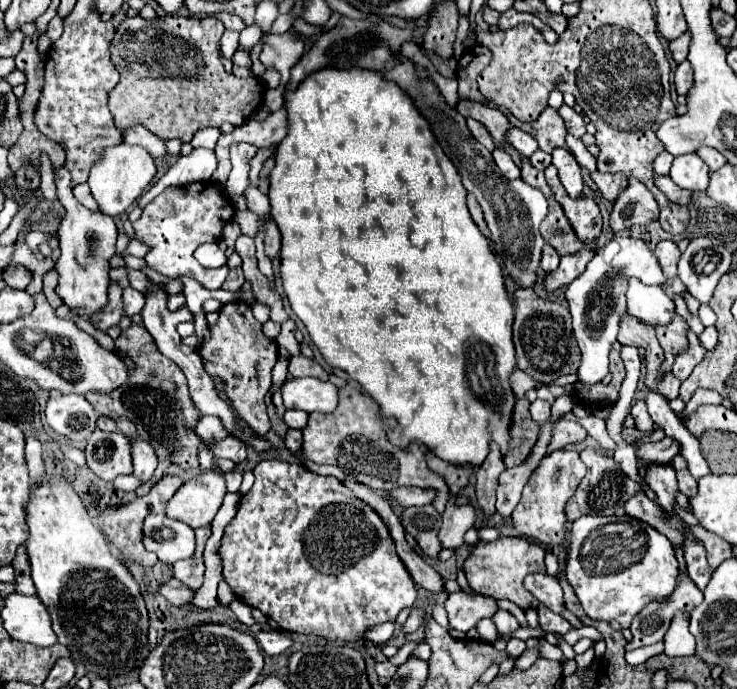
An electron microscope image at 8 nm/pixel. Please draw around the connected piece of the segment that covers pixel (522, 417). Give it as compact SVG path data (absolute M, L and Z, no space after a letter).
M519 398L515 412L513 412L513 424L511 424L511 436L513 436L513 446L511 446L511 454L509 458L505 458L505 466L513 468L519 466L529 450L533 448L533 444L537 442L539 436L539 424L531 420L529 414L529 400L527 398Z

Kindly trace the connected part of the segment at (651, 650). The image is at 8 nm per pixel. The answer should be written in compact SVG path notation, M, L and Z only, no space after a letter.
M657 642L657 644L647 646L647 648L635 648L635 650L627 652L627 662L629 664L643 664L647 658L651 658L659 652L663 652L663 642Z

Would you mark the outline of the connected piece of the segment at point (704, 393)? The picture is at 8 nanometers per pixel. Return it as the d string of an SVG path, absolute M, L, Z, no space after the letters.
M701 388L701 390L697 390L697 392L693 394L693 398L687 402L687 406L685 406L685 410L683 410L681 414L687 418L687 416L693 414L701 404L721 404L721 394L715 392L715 390L705 390L705 388Z

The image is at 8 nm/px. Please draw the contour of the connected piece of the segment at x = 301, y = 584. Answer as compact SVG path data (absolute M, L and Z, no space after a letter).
M263 460L253 468L253 474L255 474L255 484L247 494L241 496L237 514L227 524L225 534L221 538L221 546L219 546L219 556L223 562L223 578L231 586L231 590L235 592L235 596L239 600L243 600L245 604L249 604L253 608L259 608L263 614L267 614L277 624L281 624L283 630L297 632L297 634L317 634L323 638L347 640L347 642L361 640L363 632L371 626L377 626L383 622L395 622L397 614L403 608L413 606L413 602L417 598L417 590L415 590L415 584L413 584L409 572L405 570L401 558L395 552L395 546L393 546L393 540L389 538L389 530L387 530L385 522L381 522L379 514L369 504L357 500L355 494L343 482L339 482L335 476L321 476L321 474L307 470L301 464L289 464L283 460Z

